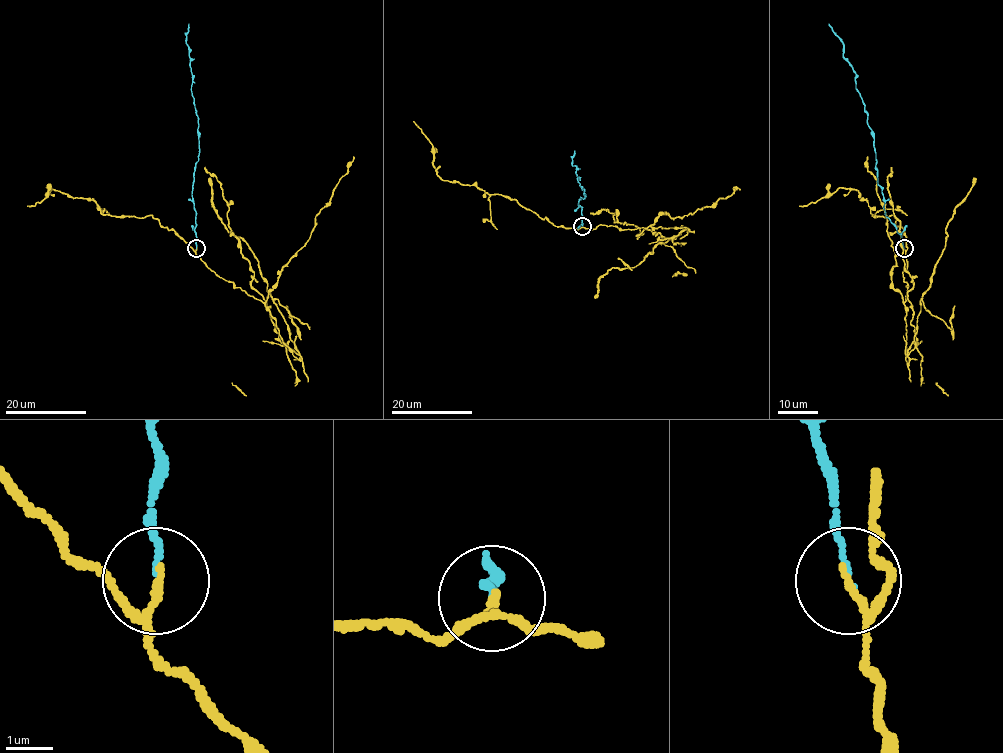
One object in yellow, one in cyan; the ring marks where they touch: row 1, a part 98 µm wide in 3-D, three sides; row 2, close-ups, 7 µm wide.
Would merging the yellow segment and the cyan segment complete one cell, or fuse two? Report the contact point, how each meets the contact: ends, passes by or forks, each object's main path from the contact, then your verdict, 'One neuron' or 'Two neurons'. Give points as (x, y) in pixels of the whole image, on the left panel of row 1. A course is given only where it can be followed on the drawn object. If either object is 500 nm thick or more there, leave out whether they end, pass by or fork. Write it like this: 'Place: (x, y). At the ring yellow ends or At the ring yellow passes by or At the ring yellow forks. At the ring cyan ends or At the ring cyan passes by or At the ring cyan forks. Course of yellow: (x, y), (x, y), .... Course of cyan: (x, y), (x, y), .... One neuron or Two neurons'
Place: (196, 248). At the ring yellow passes by. At the ring cyan ends. Course of yellow: (196, 248), (216, 274), (264, 304), (299, 359), (251, 285), (228, 204), (204, 167). Course of cyan: (196, 248), (191, 191), (199, 152), (198, 121), (186, 41), (188, 24). Two neurons

